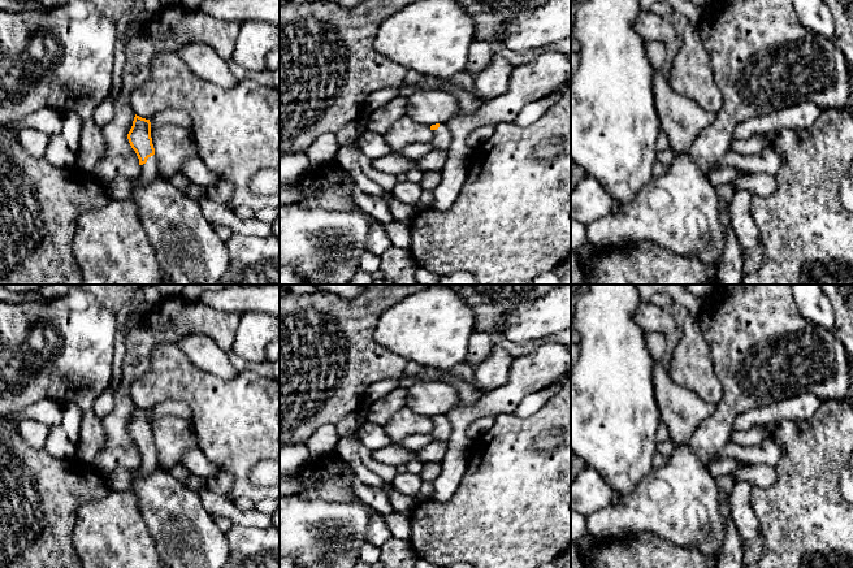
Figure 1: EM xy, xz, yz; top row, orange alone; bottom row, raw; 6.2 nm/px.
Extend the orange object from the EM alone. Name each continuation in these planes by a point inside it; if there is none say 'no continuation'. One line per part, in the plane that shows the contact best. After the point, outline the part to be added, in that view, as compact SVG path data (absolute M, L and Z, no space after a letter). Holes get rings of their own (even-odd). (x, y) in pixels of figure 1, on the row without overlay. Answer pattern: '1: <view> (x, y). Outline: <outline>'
1: xy (120, 478). Outline: M156 447L147 450L147 454L139 458L139 467L137 469L118 468L111 472L105 481L111 490L129 490L134 474L151 473L159 467L159 456Z

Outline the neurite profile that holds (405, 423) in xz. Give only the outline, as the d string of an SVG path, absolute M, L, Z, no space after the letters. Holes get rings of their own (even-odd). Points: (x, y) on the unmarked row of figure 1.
M400 408L384 426L391 443L397 443L410 435L430 434L430 417L420 416L410 408Z

